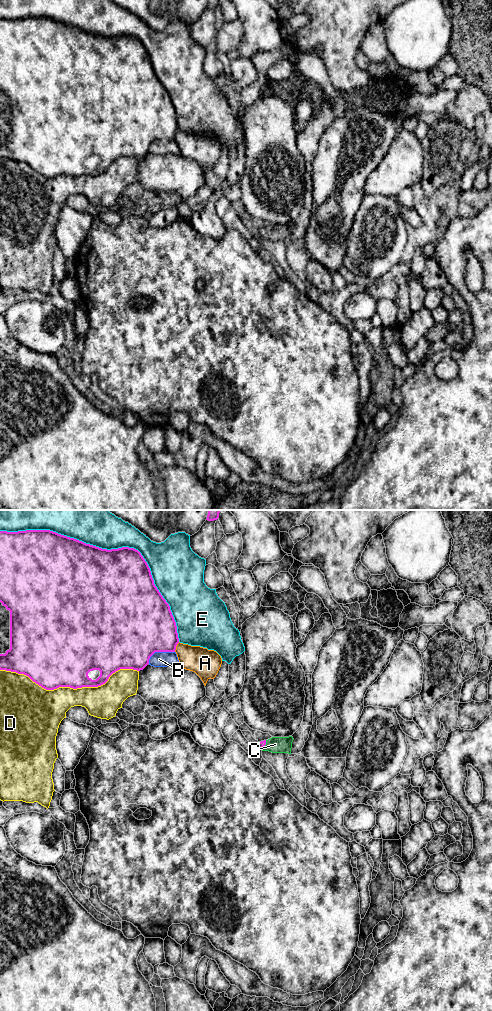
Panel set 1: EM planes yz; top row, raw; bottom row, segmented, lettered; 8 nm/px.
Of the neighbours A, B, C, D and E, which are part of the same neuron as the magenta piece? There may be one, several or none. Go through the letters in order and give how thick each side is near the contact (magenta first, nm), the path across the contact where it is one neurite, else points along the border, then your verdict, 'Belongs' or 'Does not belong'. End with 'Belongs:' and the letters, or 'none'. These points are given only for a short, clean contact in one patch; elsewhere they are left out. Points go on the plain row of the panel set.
A: Thickness 380 nm (magenta) against 220 nm. Does not belong
B: Thickness 480 nm (magenta) against 130 nm. Does not belong
C: Thickness 60 nm (magenta) against 130 nm. Path across: yz (260, 233), (264, 233), (275, 232). Belongs
D: Thickness 480 nm (magenta) against 300 nm. Does not belong
E: Thickness 500 nm (magenta) against 280 nm. Does not belong
Belongs: C

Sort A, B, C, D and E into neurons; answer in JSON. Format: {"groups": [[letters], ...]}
{"groups": [["A"], ["B", "D"], ["C"], ["E"]]}

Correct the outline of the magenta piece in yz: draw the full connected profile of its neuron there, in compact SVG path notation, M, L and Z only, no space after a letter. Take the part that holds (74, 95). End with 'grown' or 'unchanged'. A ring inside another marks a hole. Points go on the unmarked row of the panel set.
M50 18L0 19L0 158L24 162L46 178L98 175L120 157L143 158L155 140L175 140L178 131L170 94L155 74L150 56L138 38L129 35L102 37Z | grown

